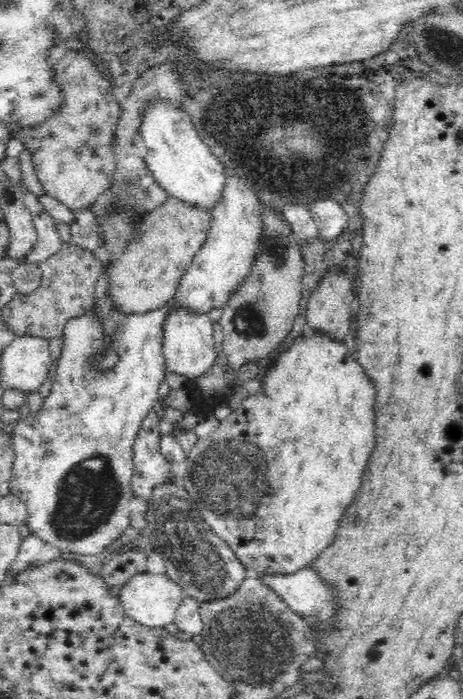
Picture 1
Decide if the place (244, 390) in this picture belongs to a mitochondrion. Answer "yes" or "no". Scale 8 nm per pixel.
no

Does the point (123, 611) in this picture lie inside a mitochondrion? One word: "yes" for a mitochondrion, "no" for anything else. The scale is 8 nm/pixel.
no

